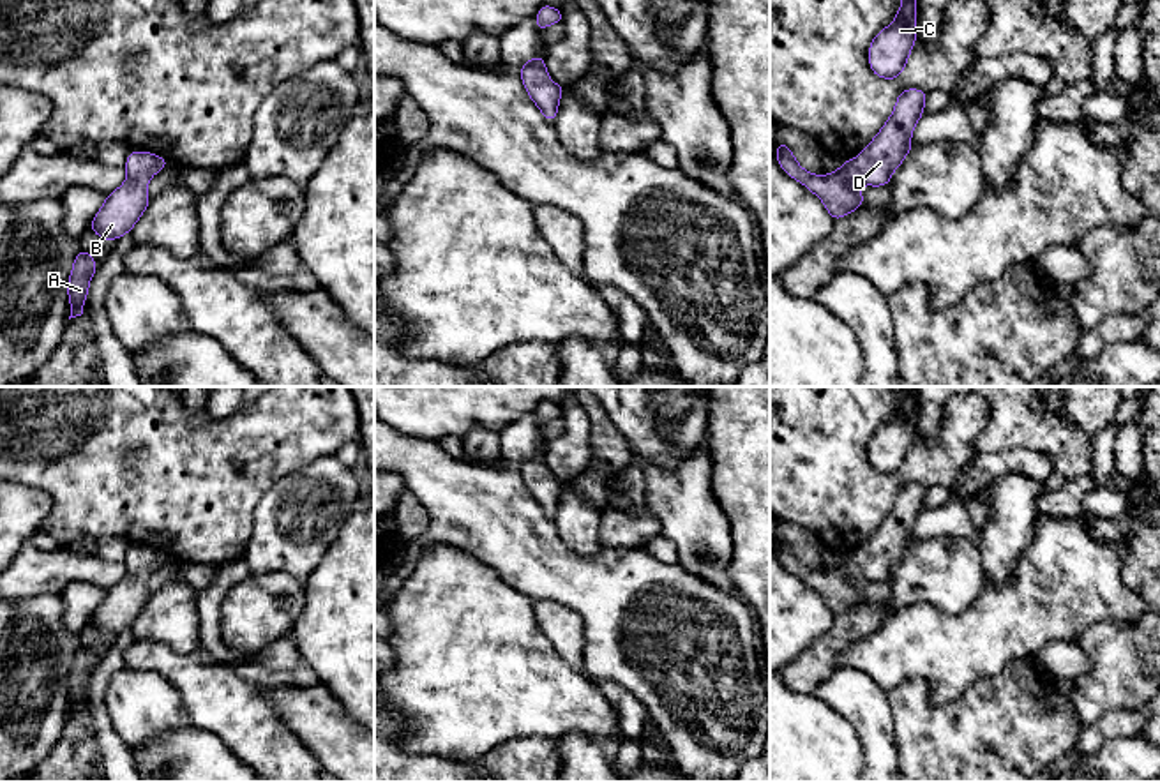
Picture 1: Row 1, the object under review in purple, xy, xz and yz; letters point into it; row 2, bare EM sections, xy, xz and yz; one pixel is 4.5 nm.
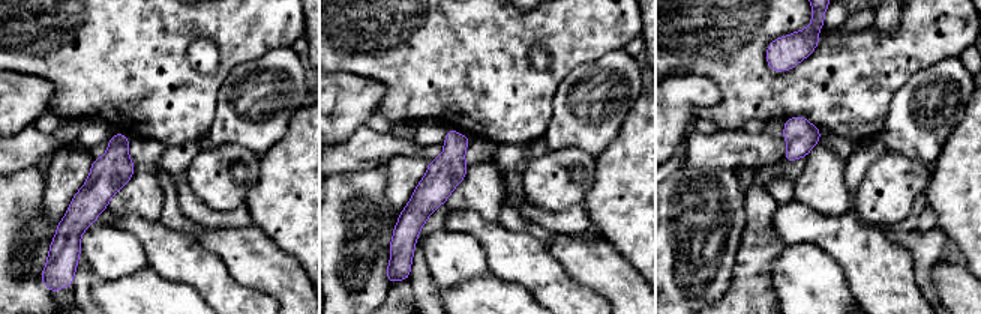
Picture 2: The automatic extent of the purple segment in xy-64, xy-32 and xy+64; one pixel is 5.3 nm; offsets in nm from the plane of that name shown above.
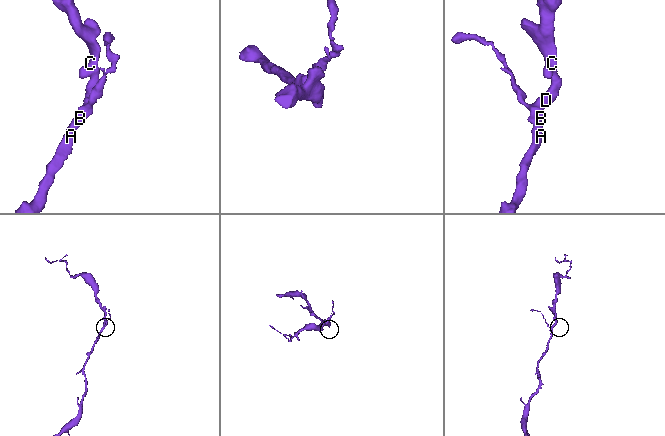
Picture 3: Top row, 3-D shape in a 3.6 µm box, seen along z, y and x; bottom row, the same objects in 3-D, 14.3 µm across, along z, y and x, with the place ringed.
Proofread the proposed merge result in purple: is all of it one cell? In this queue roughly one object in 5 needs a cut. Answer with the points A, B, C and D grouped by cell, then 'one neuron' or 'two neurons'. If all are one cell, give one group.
A B C D; one neuron

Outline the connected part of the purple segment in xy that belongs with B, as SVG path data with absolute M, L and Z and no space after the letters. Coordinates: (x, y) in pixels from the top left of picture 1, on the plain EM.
M131 545L125 556L125 577L106 591L90 625L104 635L118 635L129 628L150 598L147 588L150 574L168 560L164 553Z

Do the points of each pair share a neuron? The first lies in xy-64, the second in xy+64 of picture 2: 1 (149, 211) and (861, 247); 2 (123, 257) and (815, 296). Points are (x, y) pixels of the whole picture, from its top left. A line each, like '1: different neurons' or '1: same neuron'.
1: different neurons
2: same neuron

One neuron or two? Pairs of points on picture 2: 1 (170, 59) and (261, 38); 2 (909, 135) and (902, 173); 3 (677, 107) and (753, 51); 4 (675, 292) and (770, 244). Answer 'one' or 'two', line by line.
1: one
2: two
3: two
4: two

